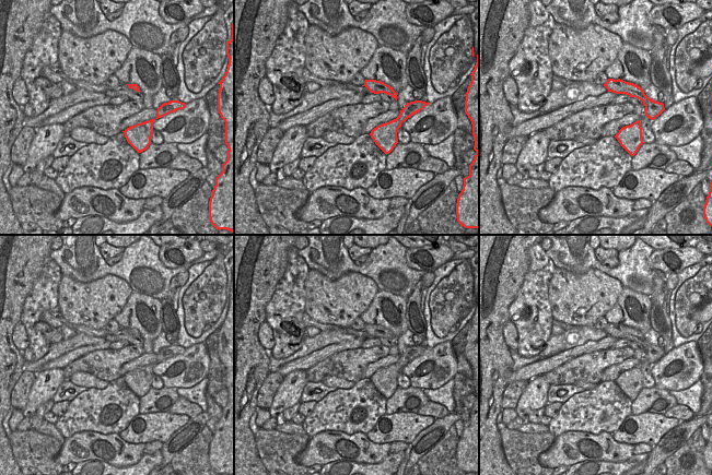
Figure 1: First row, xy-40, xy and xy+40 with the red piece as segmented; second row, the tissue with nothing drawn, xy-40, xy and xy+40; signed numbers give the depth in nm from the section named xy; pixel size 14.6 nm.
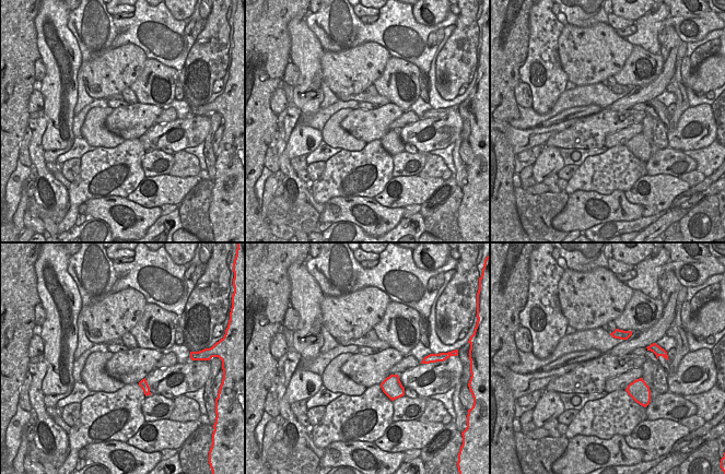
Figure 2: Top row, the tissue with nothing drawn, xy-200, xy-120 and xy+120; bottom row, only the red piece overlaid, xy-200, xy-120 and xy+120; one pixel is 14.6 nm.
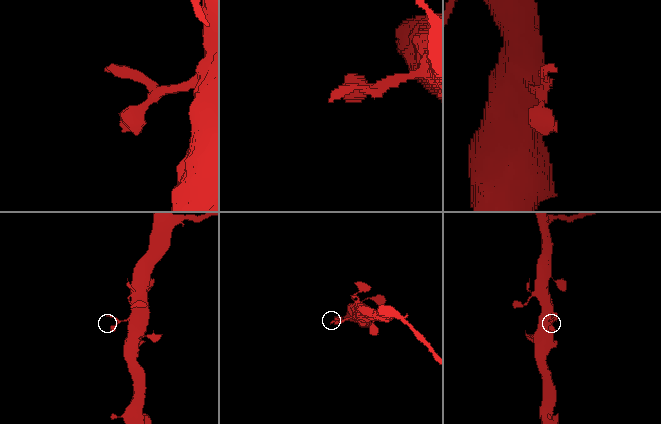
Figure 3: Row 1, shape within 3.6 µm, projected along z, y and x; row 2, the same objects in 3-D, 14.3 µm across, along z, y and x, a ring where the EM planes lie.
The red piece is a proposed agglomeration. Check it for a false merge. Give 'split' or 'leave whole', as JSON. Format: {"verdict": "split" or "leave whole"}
{"verdict": "leave whole"}

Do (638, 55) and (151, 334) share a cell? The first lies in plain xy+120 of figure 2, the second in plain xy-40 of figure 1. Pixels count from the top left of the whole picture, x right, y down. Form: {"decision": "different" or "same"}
{"decision": "same"}

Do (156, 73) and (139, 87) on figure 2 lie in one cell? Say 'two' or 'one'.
one

